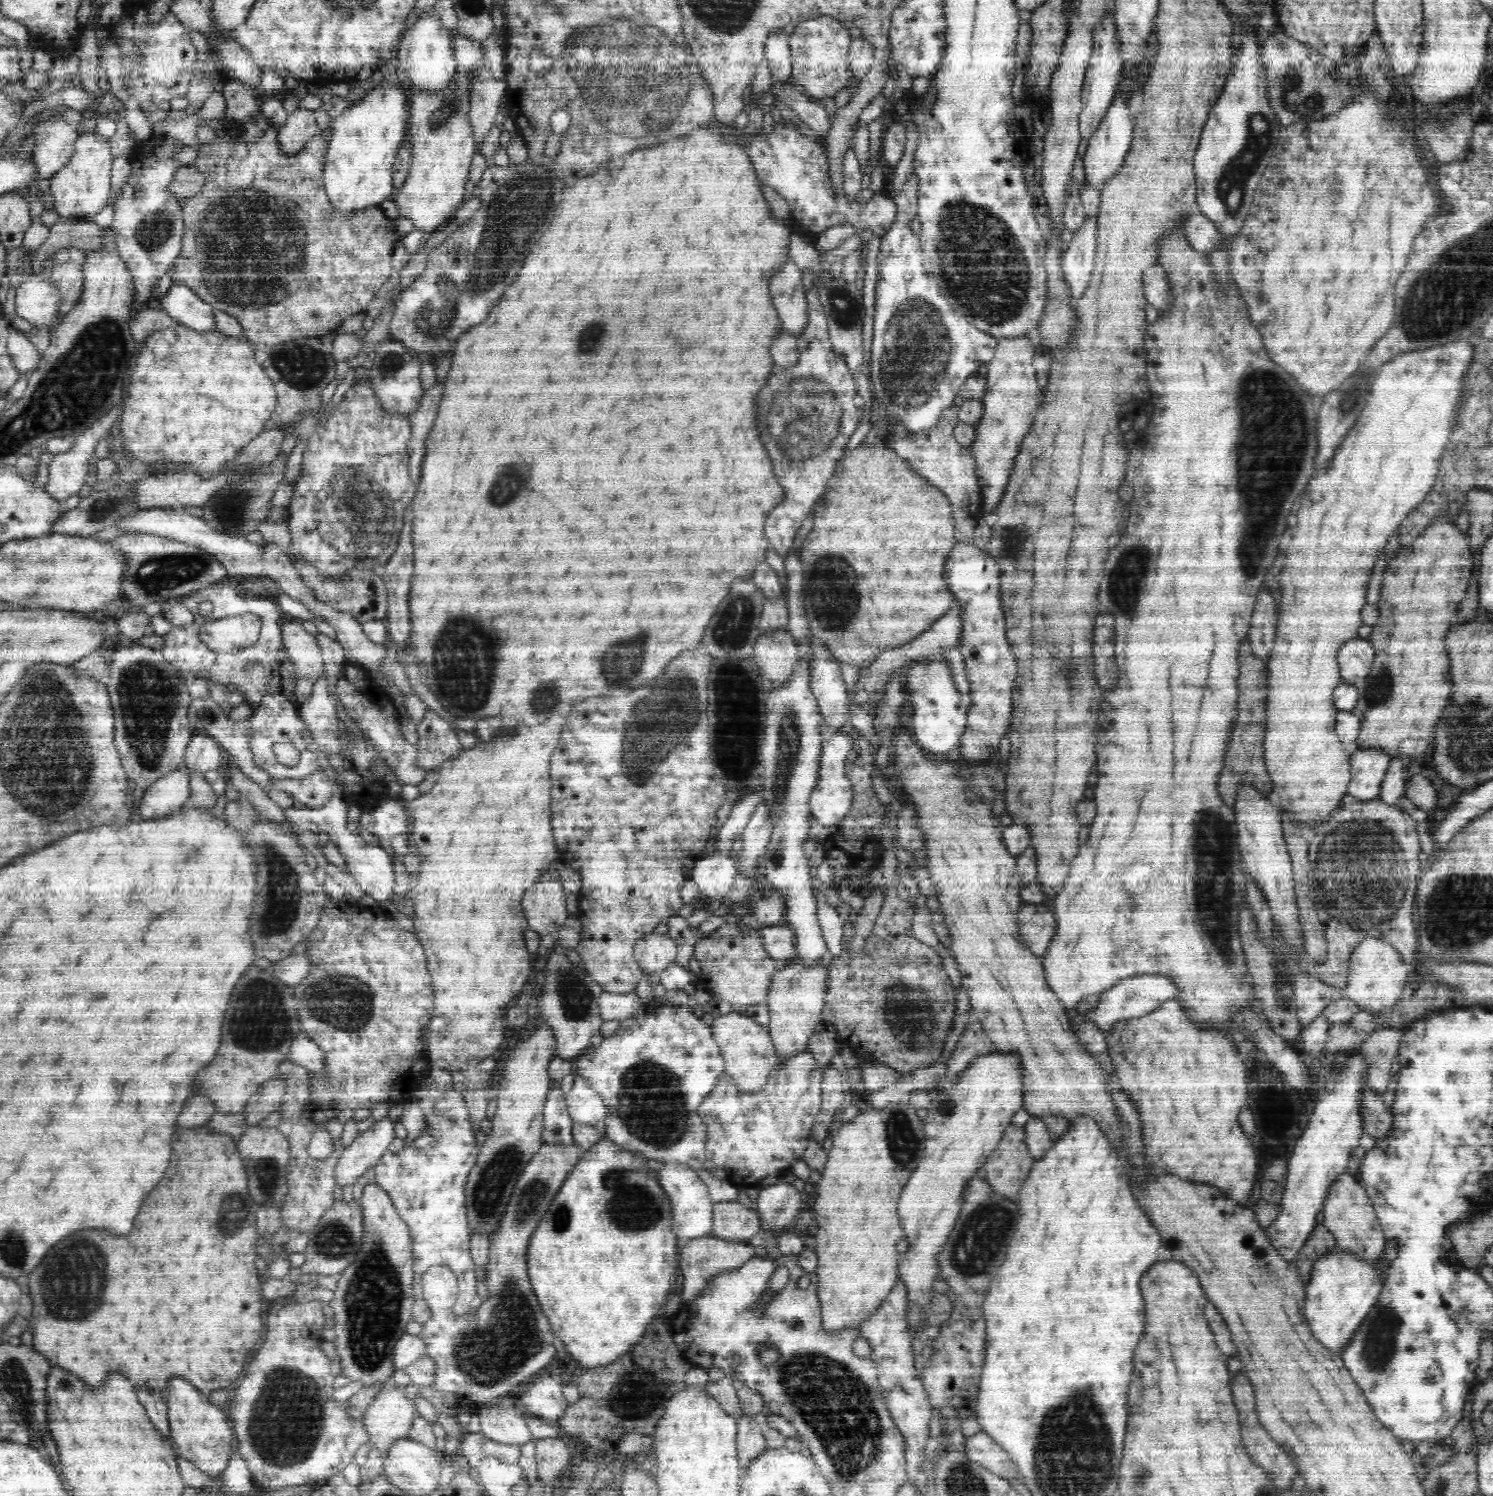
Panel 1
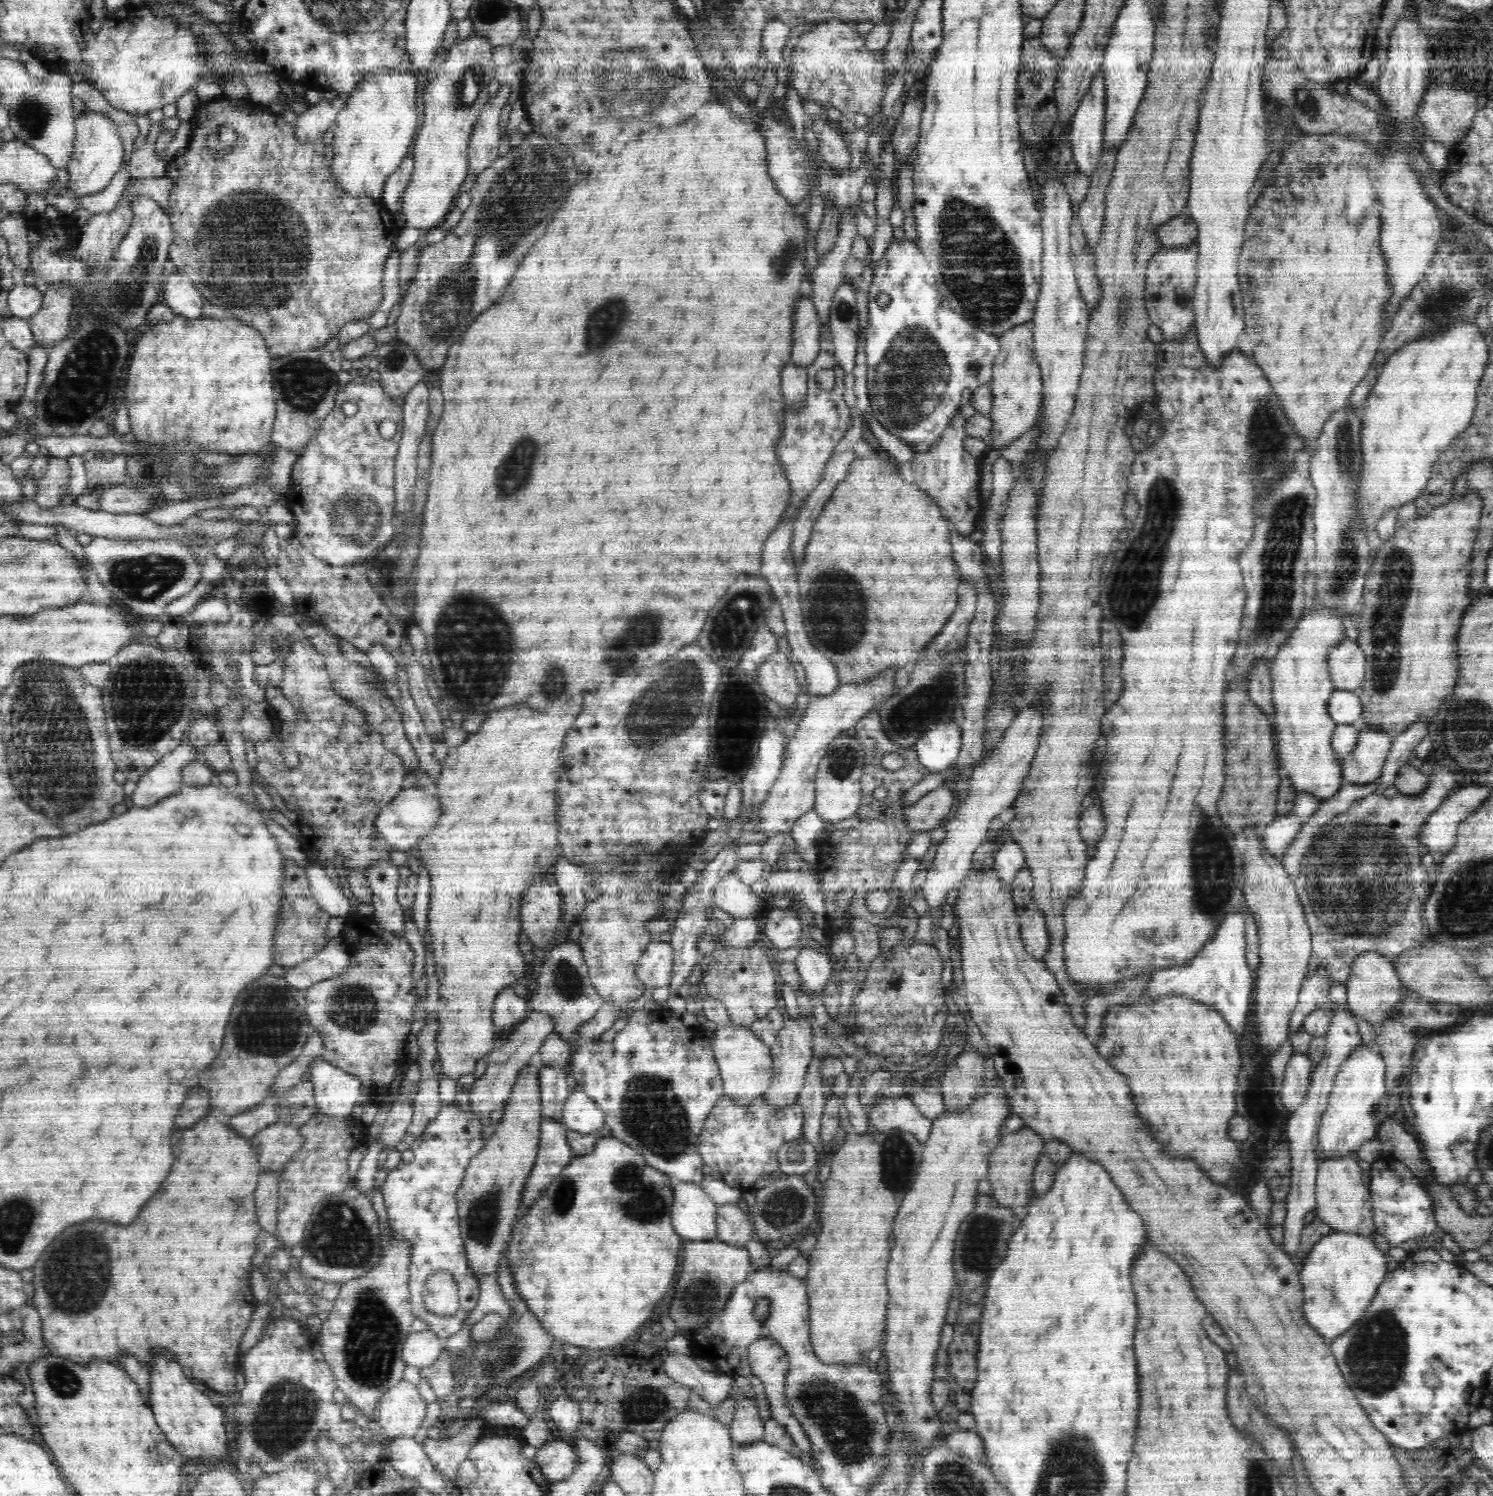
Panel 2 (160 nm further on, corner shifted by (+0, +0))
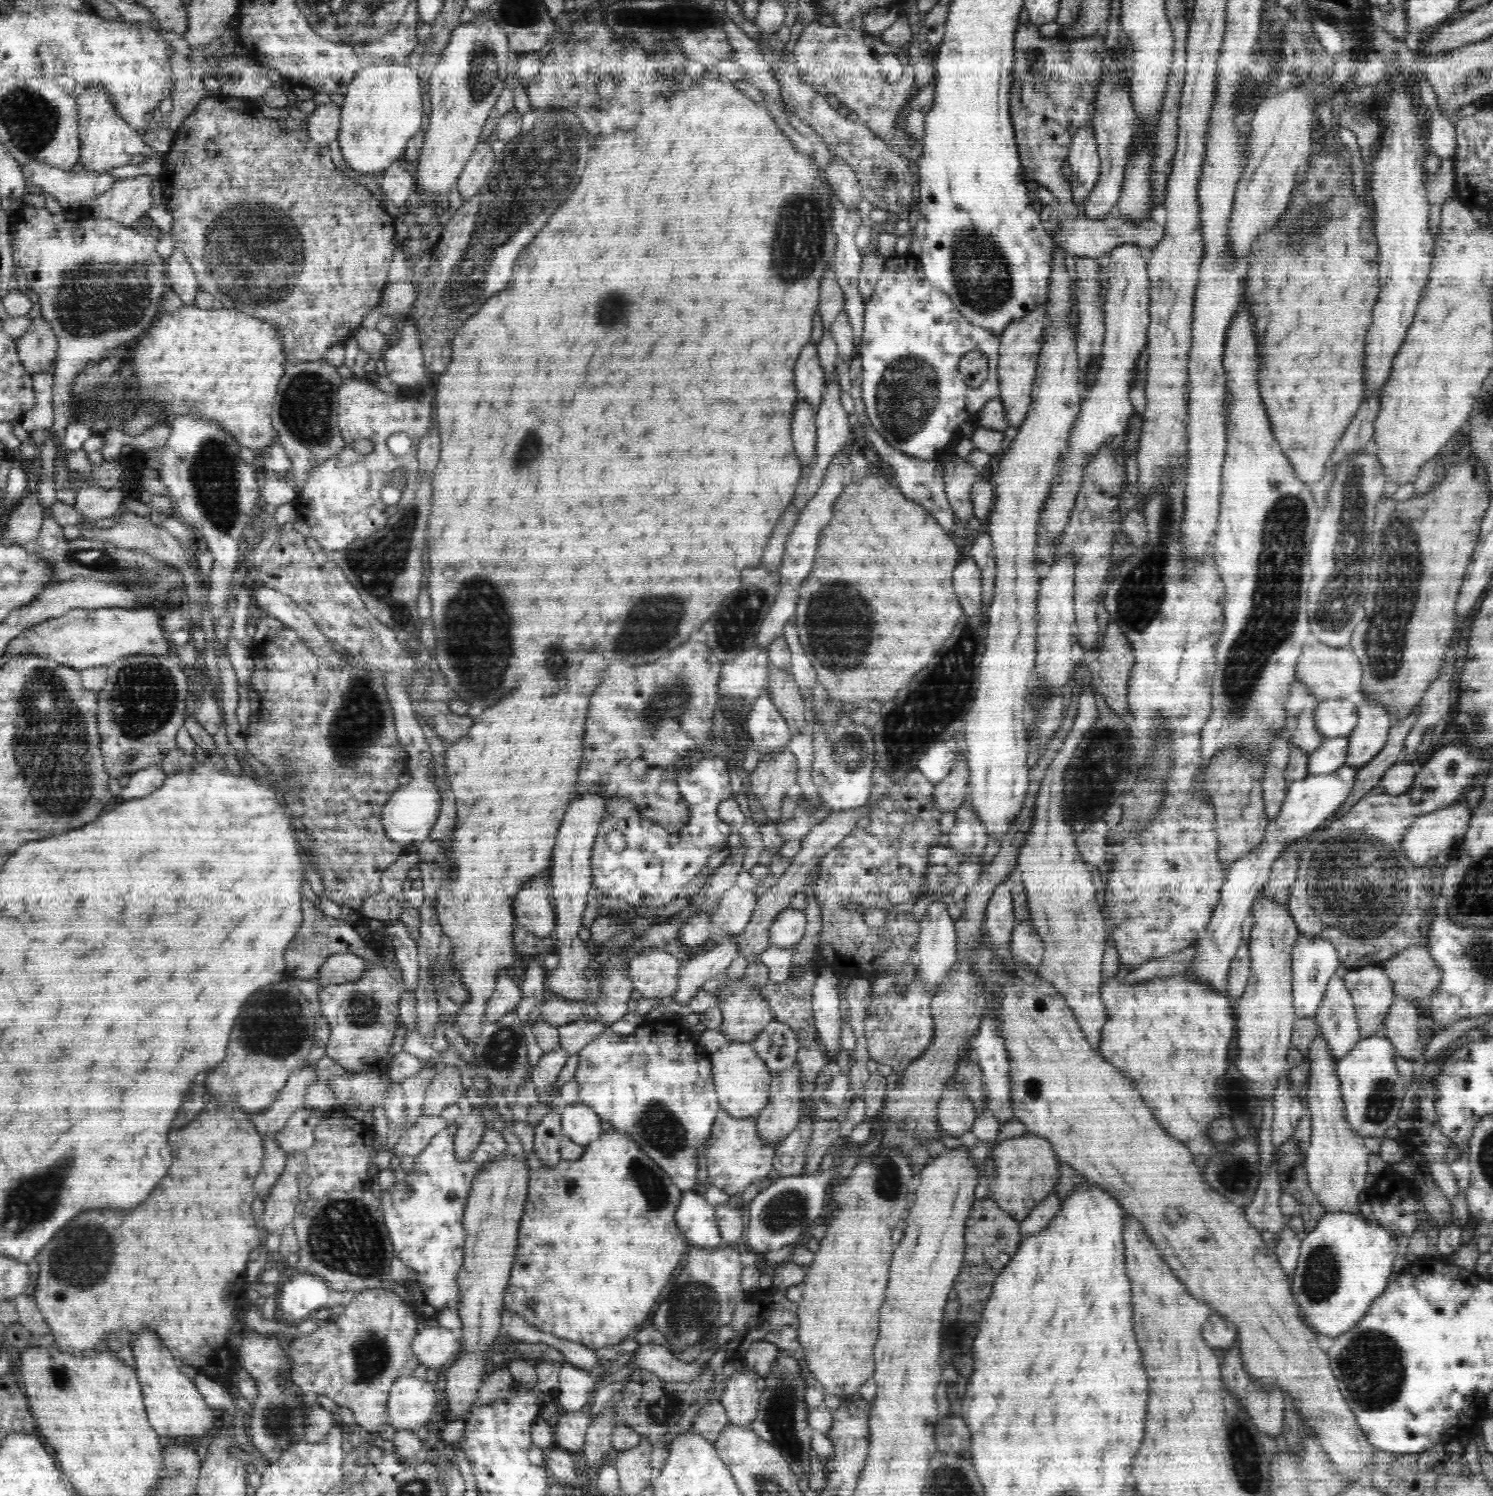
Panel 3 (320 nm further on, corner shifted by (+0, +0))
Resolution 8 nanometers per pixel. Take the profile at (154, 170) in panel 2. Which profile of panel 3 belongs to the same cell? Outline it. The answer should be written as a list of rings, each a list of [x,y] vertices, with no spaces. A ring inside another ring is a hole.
[[[44,163],[20,166],[29,185],[40,186],[43,194],[54,196],[65,210],[80,210],[108,192],[116,180],[110,174],[71,173]]]

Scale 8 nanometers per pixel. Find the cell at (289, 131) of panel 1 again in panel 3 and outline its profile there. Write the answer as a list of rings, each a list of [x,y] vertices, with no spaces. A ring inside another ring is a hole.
[[[332,102],[317,106],[307,121],[310,139],[320,146],[328,146],[339,136],[341,106]]]

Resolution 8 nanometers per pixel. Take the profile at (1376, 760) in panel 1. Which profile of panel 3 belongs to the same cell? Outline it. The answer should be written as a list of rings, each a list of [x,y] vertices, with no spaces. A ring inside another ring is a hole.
[[[1364,697],[1358,706],[1358,724],[1349,734],[1347,768],[1362,769],[1368,765],[1386,744],[1390,727],[1394,724],[1387,710]]]

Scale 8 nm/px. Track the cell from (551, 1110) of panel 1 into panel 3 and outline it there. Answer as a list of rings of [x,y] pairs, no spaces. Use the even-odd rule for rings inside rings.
[[[562,1048],[552,1052],[543,1052],[532,1071],[532,1096],[546,1101],[548,1110],[559,1109],[561,1105],[560,1088],[557,1088],[555,1084],[560,1071],[568,1060],[568,1055],[569,1052]]]

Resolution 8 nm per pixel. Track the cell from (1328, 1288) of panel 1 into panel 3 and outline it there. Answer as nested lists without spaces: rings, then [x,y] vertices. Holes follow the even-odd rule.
[[[1342,1212],[1325,1214],[1308,1234],[1304,1234],[1297,1268],[1291,1275],[1294,1302],[1300,1306],[1302,1320],[1330,1337],[1337,1337],[1354,1328],[1374,1304],[1374,1300],[1386,1290],[1397,1250],[1398,1242],[1394,1241],[1394,1237],[1378,1221],[1359,1220],[1358,1217],[1347,1216]]]

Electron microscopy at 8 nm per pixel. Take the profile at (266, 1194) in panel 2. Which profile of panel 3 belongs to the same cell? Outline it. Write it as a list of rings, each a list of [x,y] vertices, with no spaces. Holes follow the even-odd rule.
[[[266,1135],[262,1138],[264,1162],[262,1162],[262,1168],[254,1180],[254,1192],[258,1196],[268,1196],[286,1167],[288,1155],[279,1149],[278,1144],[274,1141],[274,1136]]]

